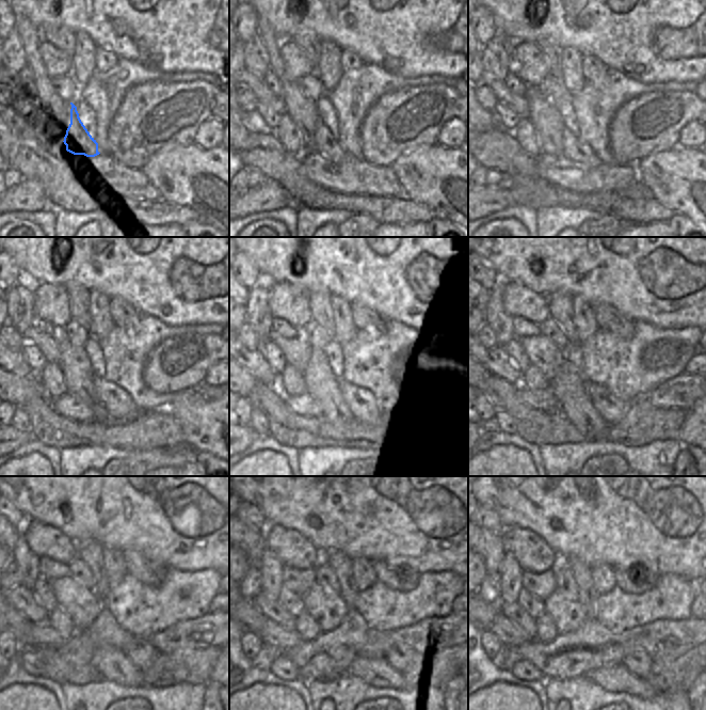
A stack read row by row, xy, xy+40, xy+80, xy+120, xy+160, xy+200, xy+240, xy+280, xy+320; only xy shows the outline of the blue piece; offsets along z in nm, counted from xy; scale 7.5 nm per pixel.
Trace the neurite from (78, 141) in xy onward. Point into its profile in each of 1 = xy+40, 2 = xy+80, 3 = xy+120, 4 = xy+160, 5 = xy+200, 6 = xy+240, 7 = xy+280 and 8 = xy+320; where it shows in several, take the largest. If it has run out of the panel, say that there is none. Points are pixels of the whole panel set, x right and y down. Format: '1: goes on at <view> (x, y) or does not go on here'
1: goes on at xy+40 (324, 143)
2: goes on at xy+80 (575, 150)
3: goes on at xy+120 (119, 407)
4: goes on at xy+160 (363, 405)
5: goes on at xy+200 (612, 409)
6: goes on at xy+240 (143, 653)
7: goes on at xy+280 (398, 660)
8: goes on at xy+320 (638, 661)

